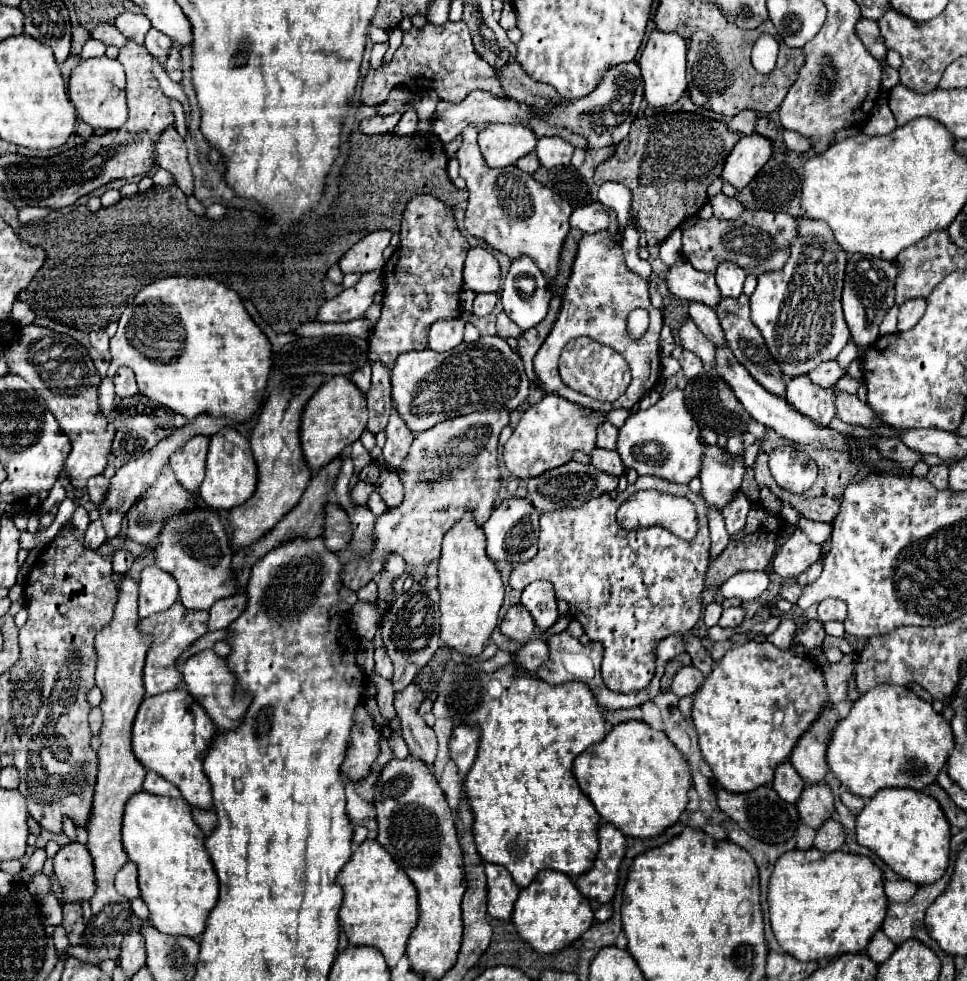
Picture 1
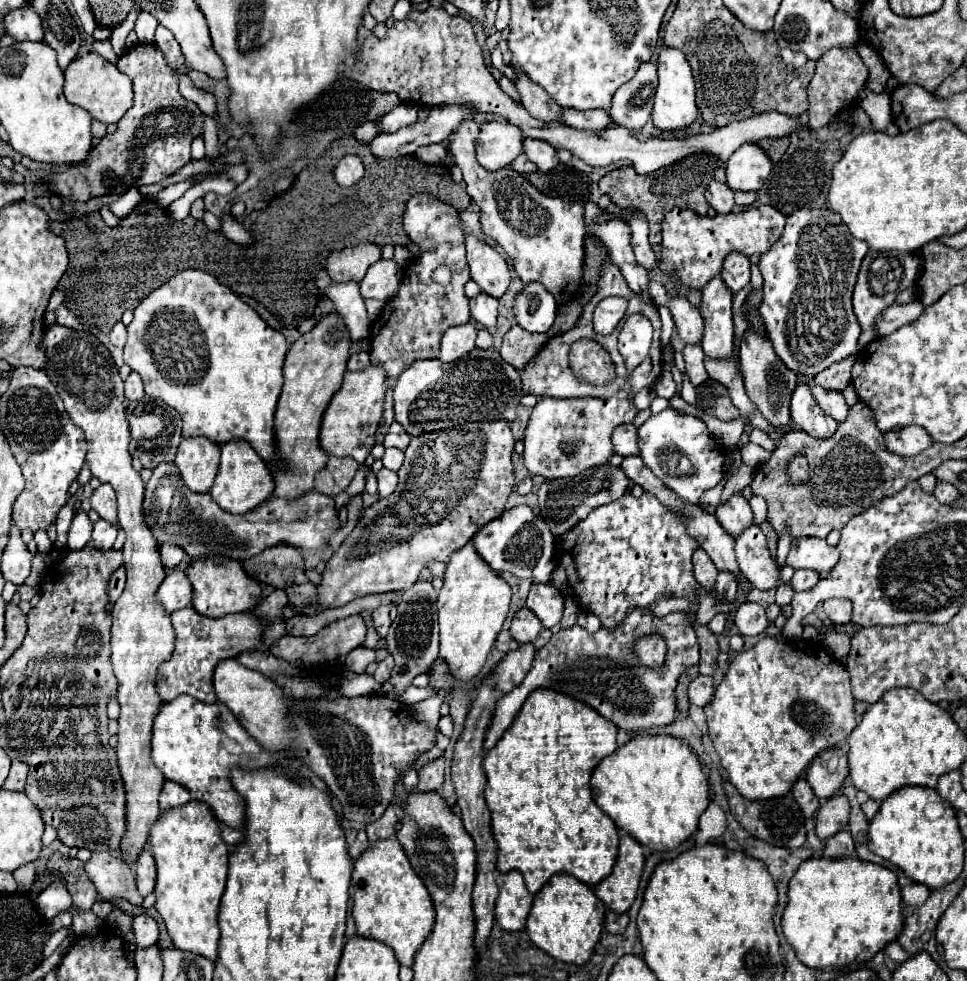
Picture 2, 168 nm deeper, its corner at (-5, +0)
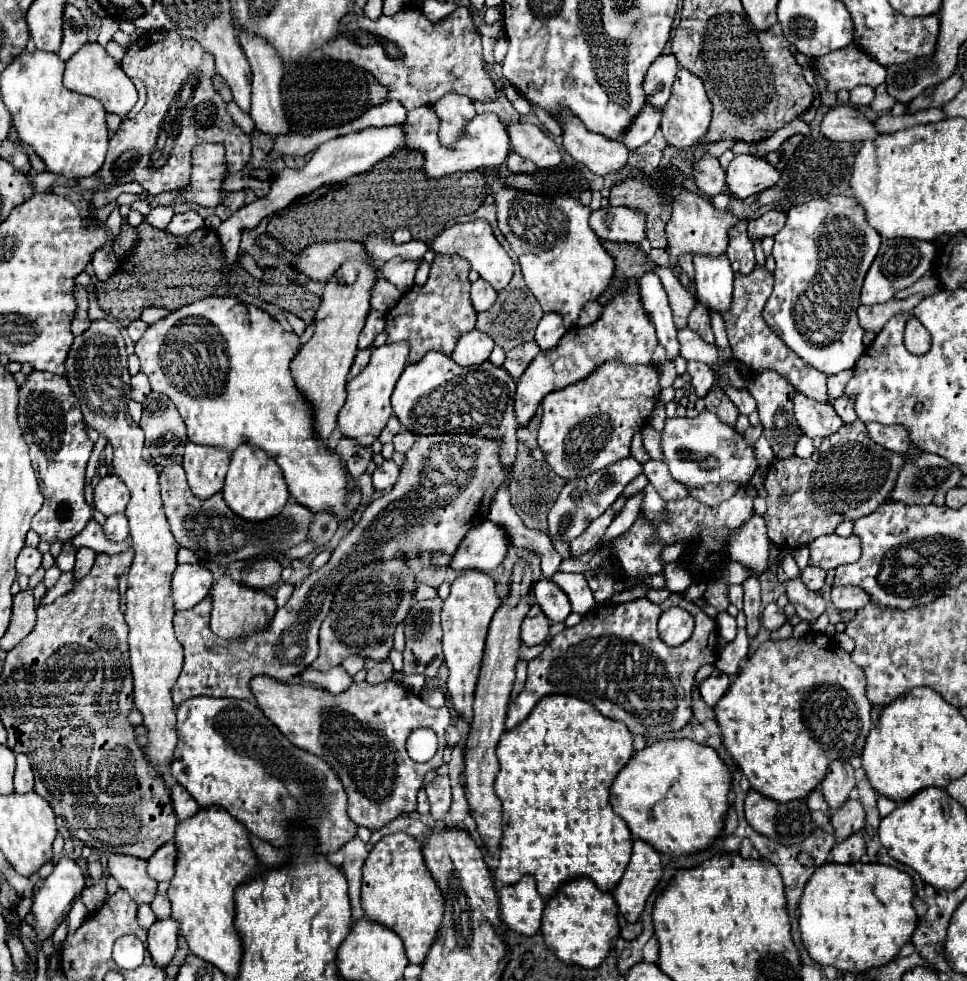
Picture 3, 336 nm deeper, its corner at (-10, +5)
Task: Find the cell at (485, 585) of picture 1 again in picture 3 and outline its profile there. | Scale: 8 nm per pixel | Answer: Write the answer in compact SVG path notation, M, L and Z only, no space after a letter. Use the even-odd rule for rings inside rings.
M468 570L458 576L450 586L450 596L444 600L442 608L442 630L444 630L444 660L448 664L448 692L454 704L458 718L464 718L468 724L472 720L472 700L474 690L480 674L482 654L484 654L484 640L488 634L490 620L498 606L502 604L500 596L496 594L494 580L478 570Z

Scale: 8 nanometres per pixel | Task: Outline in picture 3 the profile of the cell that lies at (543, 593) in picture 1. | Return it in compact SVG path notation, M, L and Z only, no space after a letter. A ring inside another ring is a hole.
M542 578L534 584L536 604L544 610L550 622L564 622L566 616L572 612L568 596L548 578Z

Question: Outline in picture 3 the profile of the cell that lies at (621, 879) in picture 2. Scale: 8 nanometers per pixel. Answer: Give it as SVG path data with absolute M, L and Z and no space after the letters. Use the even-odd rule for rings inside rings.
M636 840L632 860L624 872L624 878L612 892L618 910L628 922L634 924L640 920L646 900L660 880L662 880L660 854L652 850L652 846L648 846L646 842Z

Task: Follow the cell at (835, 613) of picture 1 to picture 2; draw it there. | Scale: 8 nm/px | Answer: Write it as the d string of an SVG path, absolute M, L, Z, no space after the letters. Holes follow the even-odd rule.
M827 599L823 609L835 625L845 625L851 621L851 601L847 599Z

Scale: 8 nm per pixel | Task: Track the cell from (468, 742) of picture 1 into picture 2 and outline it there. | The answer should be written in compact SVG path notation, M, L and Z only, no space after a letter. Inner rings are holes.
M629 611L627 619L623 621L623 627L609 633L605 629L599 629L597 633L589 635L585 629L581 629L579 625L573 625L569 629L561 629L557 633L553 633L553 637L549 639L549 643L537 651L535 661L531 671L527 673L527 677L523 679L523 683L519 687L515 687L515 691L503 695L497 705L495 705L495 715L491 717L491 723L487 727L487 739L483 741L483 751L489 751L491 747L495 747L495 743L501 739L501 735L505 733L505 729L511 725L511 721L515 719L515 715L519 713L521 705L525 703L527 695L537 689L537 687L551 687L555 691L561 691L565 695L571 695L587 705L591 705L595 711L599 711L603 717L611 719L619 729L625 731L643 731L649 729L653 725L667 725L675 719L675 687L677 687L677 679L683 671L687 671L689 667L699 663L699 645L695 639L695 631L691 627L691 623L687 621L687 617L683 613L670 613L662 618L653 617L651 613L643 613L643 611ZM651 631L659 631L663 633L663 637L667 639L667 663L663 665L661 671L645 671L643 667L637 665L637 661L631 657L631 641L639 635L649 635Z

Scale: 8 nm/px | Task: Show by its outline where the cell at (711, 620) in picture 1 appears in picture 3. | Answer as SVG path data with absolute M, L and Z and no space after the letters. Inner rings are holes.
M720 612L716 622L718 622L718 632L724 638L724 642L732 642L736 638L736 618L730 616L728 612Z

